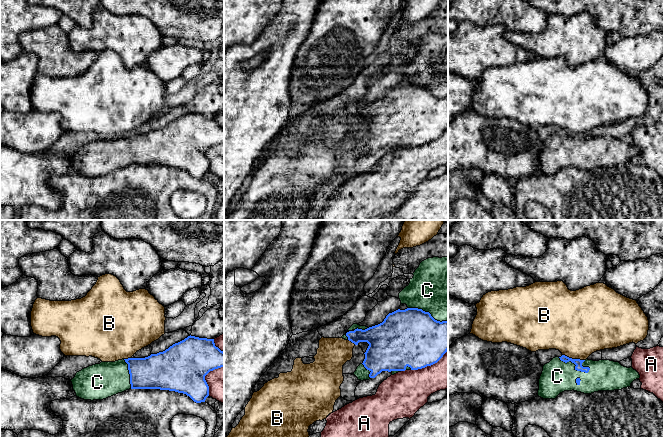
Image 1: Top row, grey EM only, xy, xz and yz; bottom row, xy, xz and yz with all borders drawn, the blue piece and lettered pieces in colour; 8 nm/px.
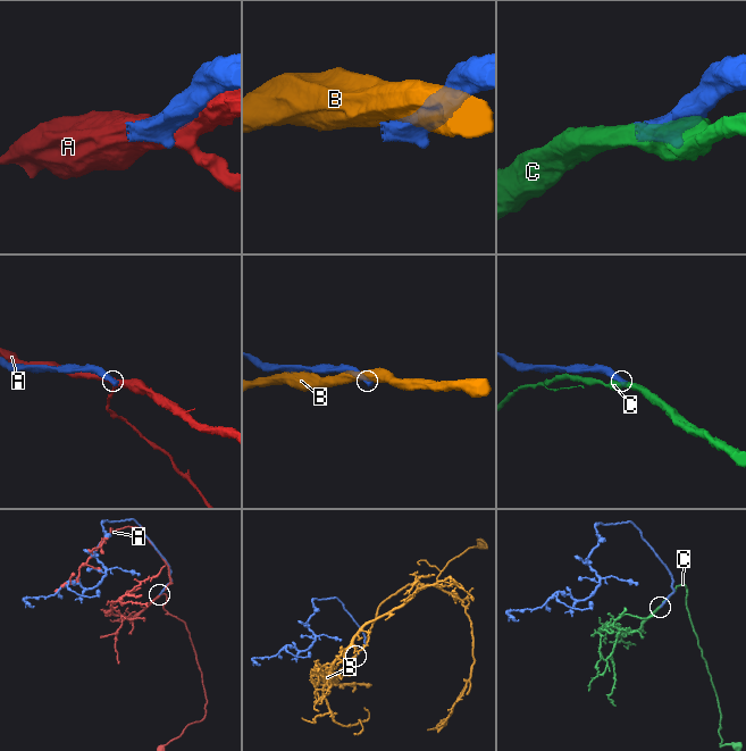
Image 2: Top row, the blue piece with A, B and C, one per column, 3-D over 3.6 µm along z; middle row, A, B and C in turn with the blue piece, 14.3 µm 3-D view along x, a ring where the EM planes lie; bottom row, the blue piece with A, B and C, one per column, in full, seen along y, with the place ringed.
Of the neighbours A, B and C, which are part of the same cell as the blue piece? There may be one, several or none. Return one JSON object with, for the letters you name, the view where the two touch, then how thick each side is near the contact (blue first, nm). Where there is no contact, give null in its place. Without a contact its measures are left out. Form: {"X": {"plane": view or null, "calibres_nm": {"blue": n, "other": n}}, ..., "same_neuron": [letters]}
{"C": {"plane": "yz", "calibres_nm": {"blue": 60, "other": 260}}, "same_neuron": ["C"]}

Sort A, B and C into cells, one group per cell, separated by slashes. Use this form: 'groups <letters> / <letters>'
groups A / B / C

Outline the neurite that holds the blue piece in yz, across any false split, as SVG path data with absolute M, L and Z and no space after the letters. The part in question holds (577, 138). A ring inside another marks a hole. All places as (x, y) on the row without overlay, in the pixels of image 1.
M565 131L553 134L543 142L538 172L555 175L564 167L591 170L598 167L621 166L639 155L639 149L610 136L580 136Z

